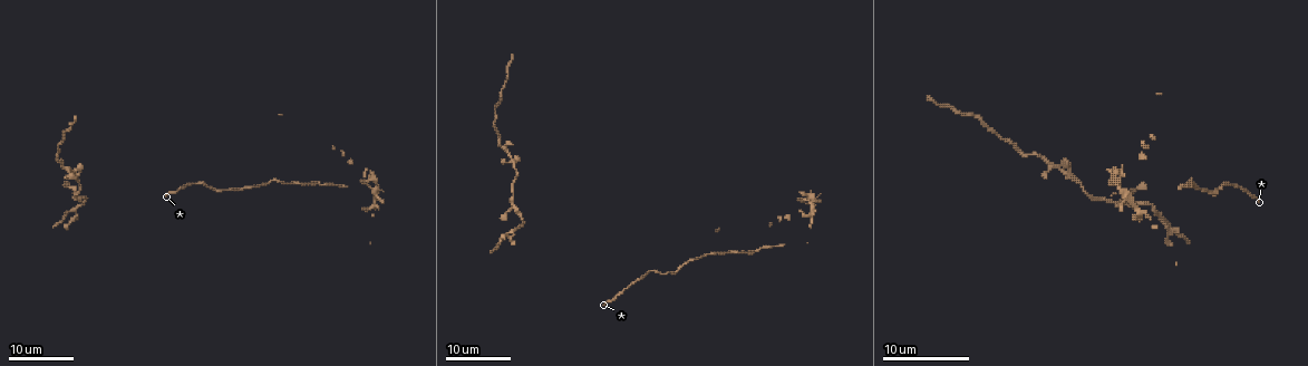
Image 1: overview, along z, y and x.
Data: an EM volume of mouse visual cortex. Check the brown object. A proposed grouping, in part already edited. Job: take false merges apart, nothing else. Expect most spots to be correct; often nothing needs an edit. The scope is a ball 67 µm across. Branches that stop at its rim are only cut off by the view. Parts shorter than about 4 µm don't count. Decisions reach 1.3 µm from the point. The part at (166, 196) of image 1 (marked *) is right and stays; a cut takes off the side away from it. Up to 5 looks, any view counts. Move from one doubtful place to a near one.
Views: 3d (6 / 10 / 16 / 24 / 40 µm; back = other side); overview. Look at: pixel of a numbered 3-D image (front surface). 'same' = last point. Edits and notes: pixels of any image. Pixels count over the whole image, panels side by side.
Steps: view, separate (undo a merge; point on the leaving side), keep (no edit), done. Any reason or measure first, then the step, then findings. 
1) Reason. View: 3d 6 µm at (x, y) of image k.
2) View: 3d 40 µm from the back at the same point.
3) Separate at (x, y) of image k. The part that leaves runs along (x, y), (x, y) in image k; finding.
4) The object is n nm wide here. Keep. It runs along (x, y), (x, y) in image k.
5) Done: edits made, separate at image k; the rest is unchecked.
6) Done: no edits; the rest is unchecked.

Sudden change in width. View: 3d 16 µm at (722, 253) of image 1.

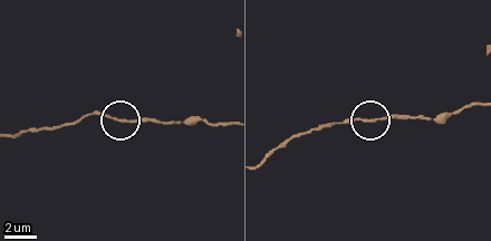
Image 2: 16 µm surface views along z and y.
Zoom in. View: 3d 10 µm at (127, 122) of image 2.

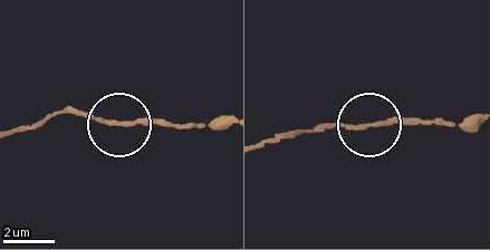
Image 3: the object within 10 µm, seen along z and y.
Keep. All the same neuron.

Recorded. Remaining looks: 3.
Thick turns thin. View: 3d 24 µm at (238, 189) of image 1.

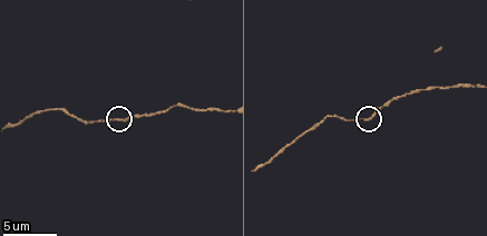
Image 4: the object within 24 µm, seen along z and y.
Zoom in. View: 3d 10 µm at (371, 116) of image 4.

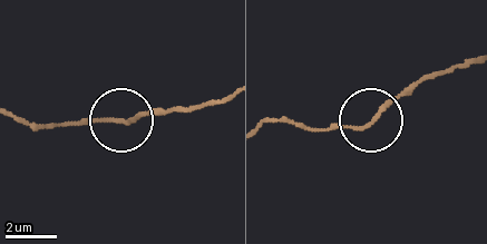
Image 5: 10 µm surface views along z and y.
Keep. One neuron here.

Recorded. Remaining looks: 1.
Done: no edits; the rest is unchecked.

